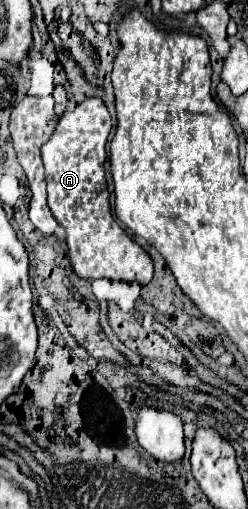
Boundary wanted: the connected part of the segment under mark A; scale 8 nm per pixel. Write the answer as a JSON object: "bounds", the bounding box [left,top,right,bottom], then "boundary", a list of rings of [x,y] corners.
{"bounds":[42,98,152,284],"boundary":[[[86,98],[74,110],[66,110],[60,122],[42,146],[42,162],[46,168],[48,206],[66,230],[68,258],[72,270],[86,280],[110,278],[124,282],[148,284],[152,280],[152,258],[148,252],[126,234],[112,218],[110,194],[104,176],[106,140],[112,128],[106,104],[100,98]]]}

